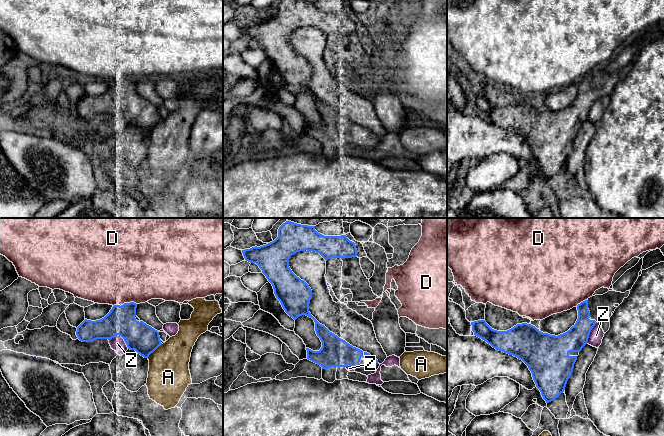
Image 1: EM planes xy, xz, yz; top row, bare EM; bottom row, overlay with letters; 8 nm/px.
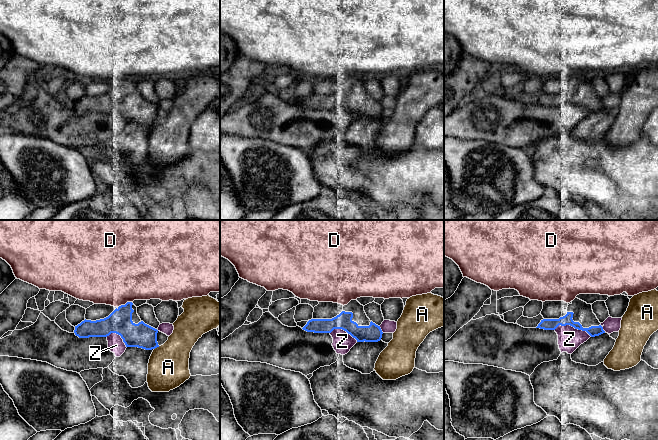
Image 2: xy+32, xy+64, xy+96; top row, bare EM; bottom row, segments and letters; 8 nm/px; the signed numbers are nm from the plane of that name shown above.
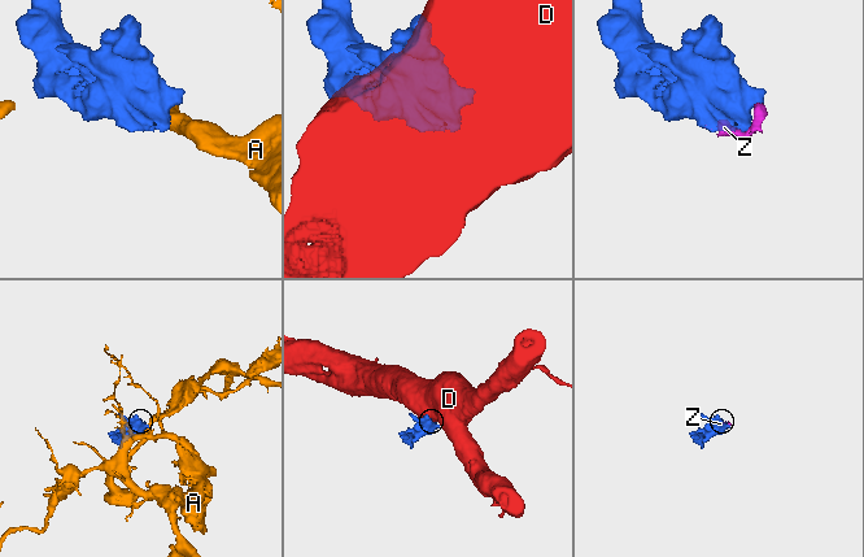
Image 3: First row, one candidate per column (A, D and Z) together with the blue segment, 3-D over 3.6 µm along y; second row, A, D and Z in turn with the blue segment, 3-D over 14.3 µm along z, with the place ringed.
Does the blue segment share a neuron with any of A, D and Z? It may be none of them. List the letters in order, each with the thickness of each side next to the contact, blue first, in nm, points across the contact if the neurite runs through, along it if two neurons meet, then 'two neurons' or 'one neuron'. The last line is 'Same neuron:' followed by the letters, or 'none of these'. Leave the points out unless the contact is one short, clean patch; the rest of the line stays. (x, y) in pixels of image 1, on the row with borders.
A: 240/340 nm | along xy (162, 344), (147, 357) | two neurons
D: 220/500 nm | two neurons
Z: 240/120 nm | two neurons
Same neuron: none of these

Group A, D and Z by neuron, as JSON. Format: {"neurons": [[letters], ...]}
{"neurons": [["A"], ["D"], ["Z"]]}

